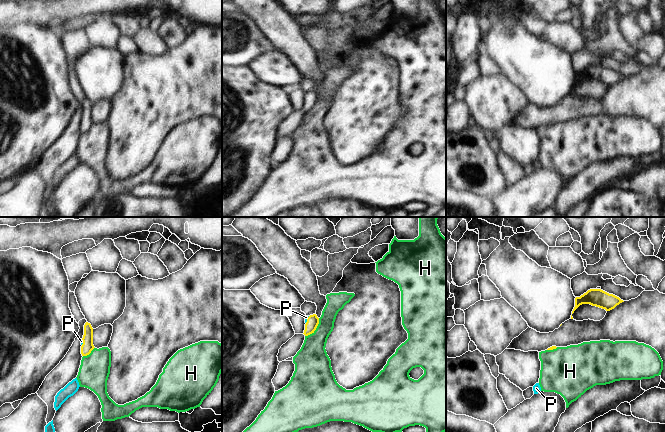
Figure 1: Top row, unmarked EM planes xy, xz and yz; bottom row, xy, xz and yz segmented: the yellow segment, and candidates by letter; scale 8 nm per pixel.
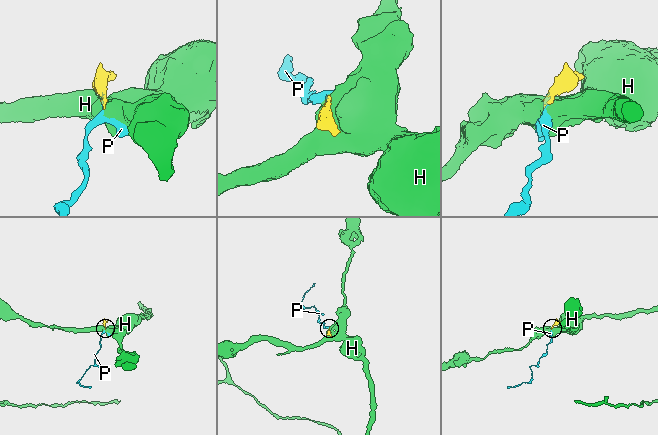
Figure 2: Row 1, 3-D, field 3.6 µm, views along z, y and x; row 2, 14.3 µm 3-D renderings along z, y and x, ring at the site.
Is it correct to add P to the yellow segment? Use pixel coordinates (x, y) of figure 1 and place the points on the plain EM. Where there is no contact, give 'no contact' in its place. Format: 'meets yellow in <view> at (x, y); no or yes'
meets yellow in xz at (307, 95); yes

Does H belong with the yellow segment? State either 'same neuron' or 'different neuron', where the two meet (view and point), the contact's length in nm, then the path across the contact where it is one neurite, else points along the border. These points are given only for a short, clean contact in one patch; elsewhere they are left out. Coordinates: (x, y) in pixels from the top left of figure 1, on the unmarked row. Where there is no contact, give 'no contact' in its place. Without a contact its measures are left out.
different neuron; contact xz (315, 105); length 190 nm; border xz (319, 94), (317, 103), (305, 112)

